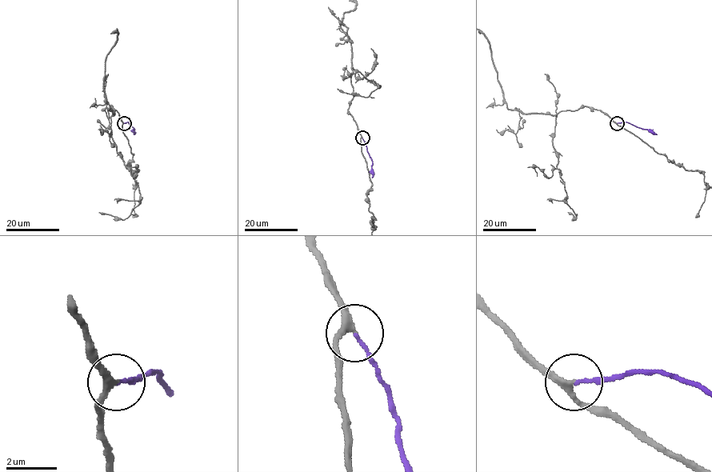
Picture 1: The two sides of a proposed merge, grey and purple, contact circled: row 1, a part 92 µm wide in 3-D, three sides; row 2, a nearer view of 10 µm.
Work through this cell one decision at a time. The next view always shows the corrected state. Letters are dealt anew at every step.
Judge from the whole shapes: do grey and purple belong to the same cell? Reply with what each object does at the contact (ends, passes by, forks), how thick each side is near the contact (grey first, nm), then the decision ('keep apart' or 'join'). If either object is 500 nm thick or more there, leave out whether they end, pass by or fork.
grey passes by; purple ends there; 200 nm thick on the grey side, 110 nm on the other; join

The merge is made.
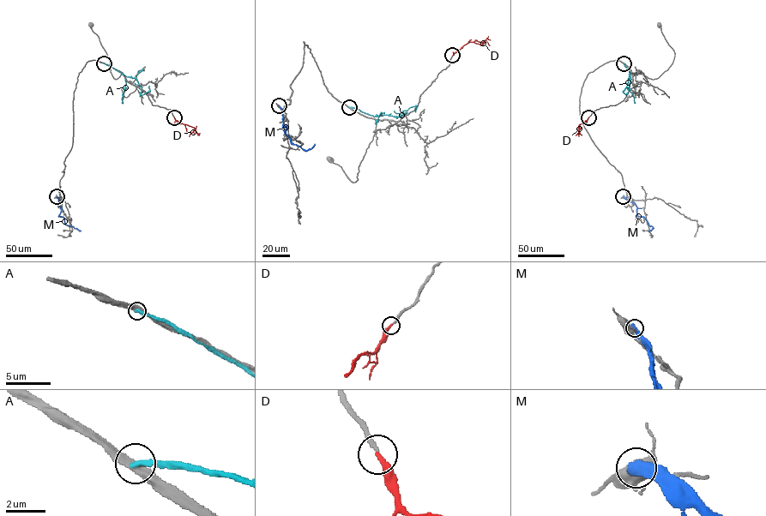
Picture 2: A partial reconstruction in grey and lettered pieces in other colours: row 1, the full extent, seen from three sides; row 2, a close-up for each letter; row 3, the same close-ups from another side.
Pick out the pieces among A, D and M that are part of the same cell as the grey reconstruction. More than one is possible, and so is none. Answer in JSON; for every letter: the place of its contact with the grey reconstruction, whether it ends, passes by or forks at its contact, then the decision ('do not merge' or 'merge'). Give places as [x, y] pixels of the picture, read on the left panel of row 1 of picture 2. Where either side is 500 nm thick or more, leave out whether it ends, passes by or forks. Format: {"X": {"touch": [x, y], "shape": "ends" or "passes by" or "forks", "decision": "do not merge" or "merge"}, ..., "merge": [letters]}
{"A": {"touch": [104, 63], "shape": "ends", "decision": "do not merge"}, "D": {"touch": [174, 117], "shape": "ends", "decision": "merge"}, "M": {"touch": [57, 196], "decision": "do not merge"}, "merge": ["D"]}

